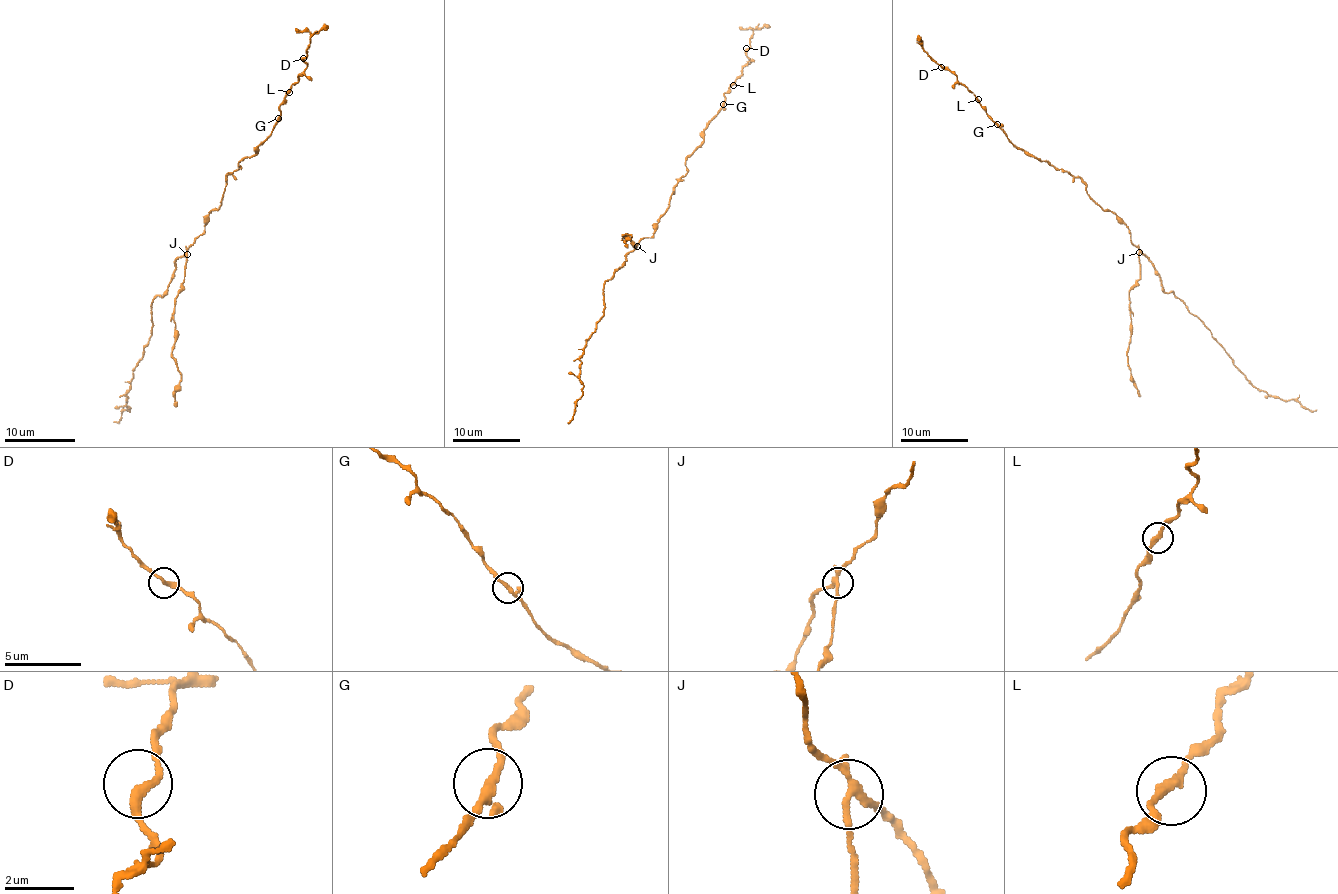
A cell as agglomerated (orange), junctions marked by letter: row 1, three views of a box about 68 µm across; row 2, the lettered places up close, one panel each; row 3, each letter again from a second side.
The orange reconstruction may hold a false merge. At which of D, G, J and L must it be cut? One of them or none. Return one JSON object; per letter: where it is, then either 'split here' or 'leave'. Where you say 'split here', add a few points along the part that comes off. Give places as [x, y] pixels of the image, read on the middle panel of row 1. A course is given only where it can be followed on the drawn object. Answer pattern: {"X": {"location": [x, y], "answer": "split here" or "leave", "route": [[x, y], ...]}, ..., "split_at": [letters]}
{"D": {"location": [746, 48], "answer": "leave"}, "G": {"location": [723, 104], "answer": "leave"}, "J": {"location": [637, 246], "answer": "split here", "route": [[637, 246], [622, 234], [630, 236], [625, 243], [627, 248]]}, "L": {"location": [733, 85], "answer": "leave"}, "split_at": ["J"]}

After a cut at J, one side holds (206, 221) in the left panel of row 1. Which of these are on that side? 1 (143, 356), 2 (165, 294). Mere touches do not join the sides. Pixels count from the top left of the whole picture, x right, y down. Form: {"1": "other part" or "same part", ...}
{"1": "same part", "2": "same part"}

